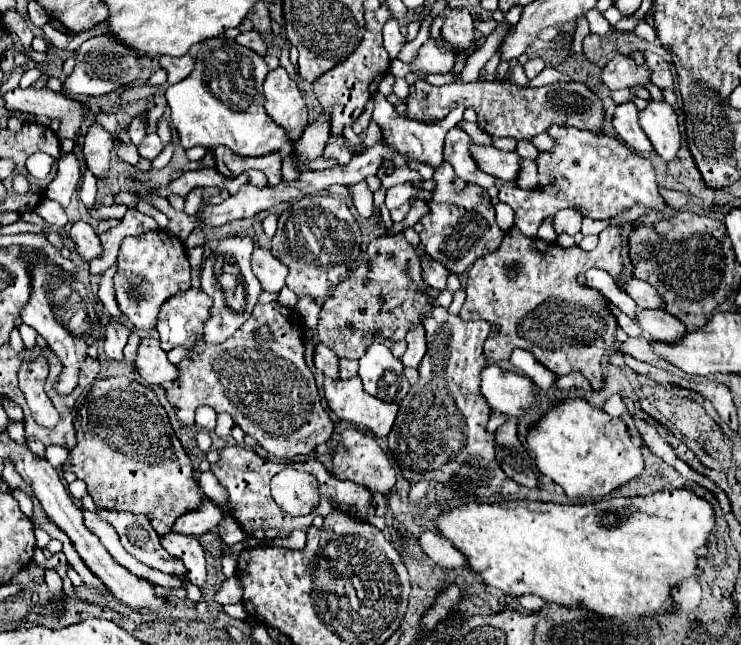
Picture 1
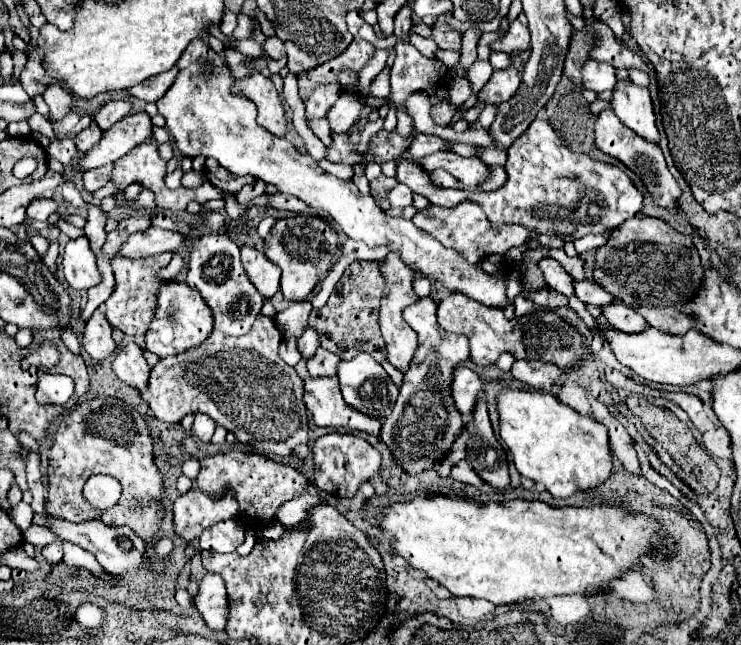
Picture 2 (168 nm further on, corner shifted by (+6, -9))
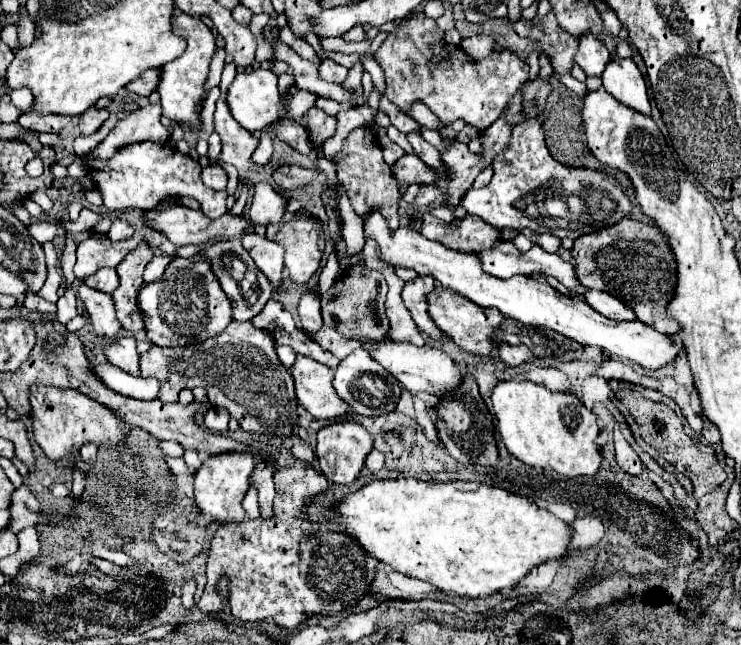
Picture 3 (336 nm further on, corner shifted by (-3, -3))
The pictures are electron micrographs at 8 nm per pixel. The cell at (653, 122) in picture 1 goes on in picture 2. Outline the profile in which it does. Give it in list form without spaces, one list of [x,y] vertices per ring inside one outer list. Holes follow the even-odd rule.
[[[617,80],[613,86],[611,108],[627,128],[637,132],[645,140],[659,142],[653,104],[647,88],[641,88],[631,80]]]

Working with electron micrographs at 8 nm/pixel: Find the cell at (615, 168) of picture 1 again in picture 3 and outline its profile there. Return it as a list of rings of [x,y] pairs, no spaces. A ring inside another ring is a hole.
[[[538,118],[526,120],[512,130],[508,150],[498,154],[492,166],[492,182],[480,190],[470,188],[460,204],[468,214],[476,214],[498,228],[530,228],[558,238],[580,238],[592,230],[620,222],[632,210],[632,202],[618,178],[598,170],[568,168],[556,162],[546,146],[544,126]]]

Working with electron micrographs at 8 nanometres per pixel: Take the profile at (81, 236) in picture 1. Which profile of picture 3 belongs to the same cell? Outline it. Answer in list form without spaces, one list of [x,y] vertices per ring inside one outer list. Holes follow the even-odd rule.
[[[100,268],[96,270],[96,274],[84,278],[84,284],[96,290],[102,290],[106,294],[112,294],[118,286],[118,274],[114,268]]]

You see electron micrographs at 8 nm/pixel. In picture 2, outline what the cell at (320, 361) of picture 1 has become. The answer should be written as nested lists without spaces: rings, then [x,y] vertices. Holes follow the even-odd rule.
[[[307,326],[303,330],[303,334],[297,338],[297,350],[307,360],[307,356],[315,354],[315,348],[319,348],[319,336],[317,336],[317,332],[311,326]]]

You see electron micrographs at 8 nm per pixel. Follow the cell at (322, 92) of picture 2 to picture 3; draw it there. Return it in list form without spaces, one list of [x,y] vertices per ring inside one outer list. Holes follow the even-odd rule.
[[[330,58],[322,60],[318,72],[320,72],[320,78],[322,78],[322,80],[326,80],[326,82],[334,82],[334,84],[344,84],[346,78],[348,78],[348,68],[336,64],[336,62],[330,60]]]

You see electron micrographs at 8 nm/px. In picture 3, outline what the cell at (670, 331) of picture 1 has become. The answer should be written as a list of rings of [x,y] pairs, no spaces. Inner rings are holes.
[[[586,290],[584,300],[594,310],[604,314],[606,318],[612,318],[612,320],[636,320],[636,314],[632,314],[632,308],[624,306],[624,302],[618,302],[618,298],[614,298],[612,294],[604,294],[600,290]]]

